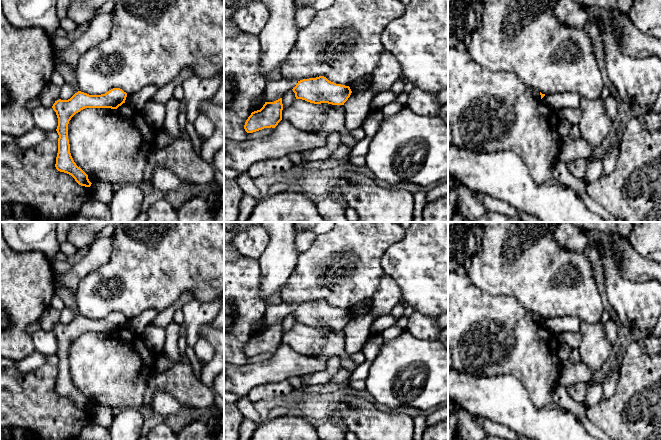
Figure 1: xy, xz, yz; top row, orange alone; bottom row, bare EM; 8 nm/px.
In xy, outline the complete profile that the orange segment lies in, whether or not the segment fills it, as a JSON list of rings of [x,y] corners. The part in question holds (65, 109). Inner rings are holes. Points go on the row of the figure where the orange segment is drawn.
[[[113,88],[105,94],[89,95],[78,91],[68,100],[57,100],[52,108],[58,118],[57,133],[58,153],[55,167],[58,171],[71,175],[75,181],[85,187],[90,187],[88,175],[76,165],[71,153],[68,139],[68,124],[71,118],[85,108],[111,108],[117,109],[125,103],[127,93],[120,88]]]

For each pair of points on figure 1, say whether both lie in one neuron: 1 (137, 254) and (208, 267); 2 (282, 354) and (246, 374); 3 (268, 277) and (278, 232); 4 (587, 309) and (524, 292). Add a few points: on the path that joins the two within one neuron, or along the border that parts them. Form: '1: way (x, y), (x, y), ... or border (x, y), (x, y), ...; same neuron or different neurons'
1: way (155, 254), (190, 254); same neuron
2: way (273, 363), (264, 372), (255, 374); same neuron
3: way (276, 266), (278, 261), (278, 243); same neuron
4: way (571, 293), (540, 292); same neuron

